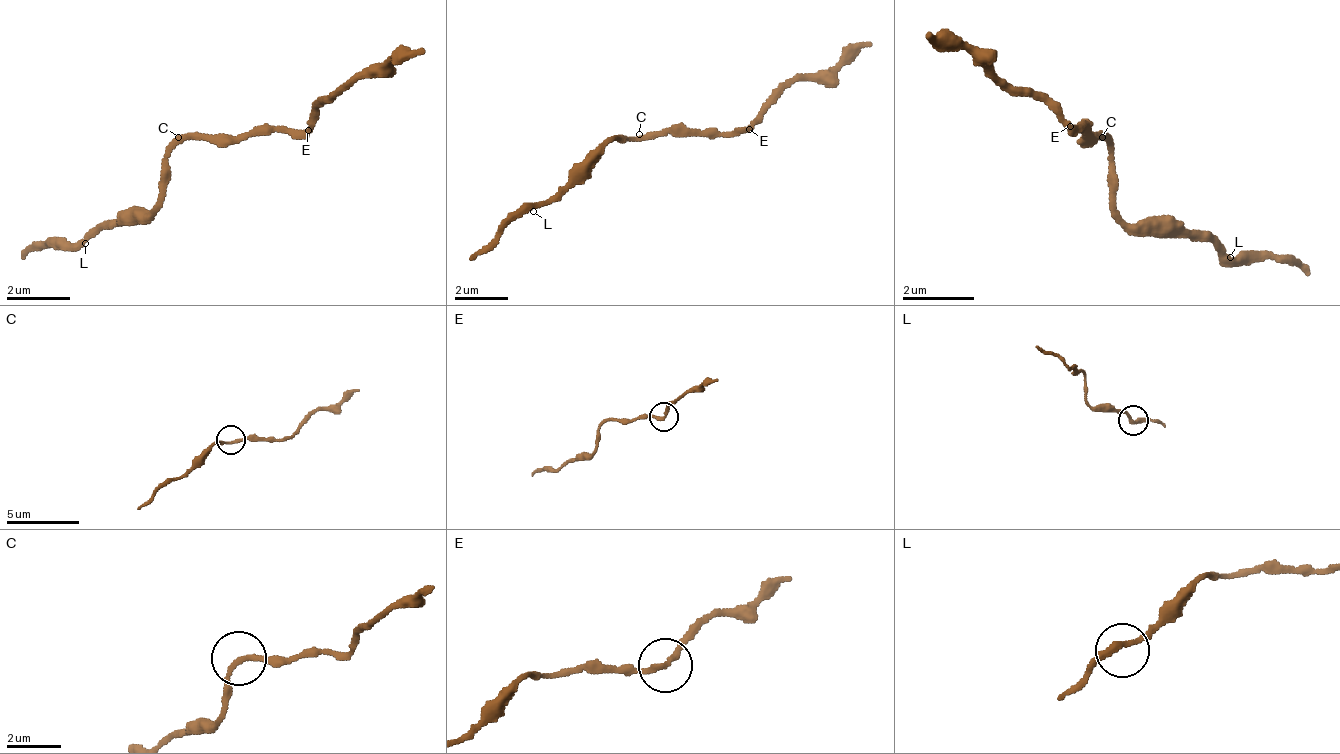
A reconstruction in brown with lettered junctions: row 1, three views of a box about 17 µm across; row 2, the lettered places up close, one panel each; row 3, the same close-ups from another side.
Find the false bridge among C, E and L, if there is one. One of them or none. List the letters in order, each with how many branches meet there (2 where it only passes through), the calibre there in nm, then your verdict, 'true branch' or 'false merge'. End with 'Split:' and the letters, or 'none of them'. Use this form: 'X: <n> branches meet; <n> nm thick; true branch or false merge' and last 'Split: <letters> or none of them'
C: 2 branches meet; 180 nm thick; true branch
E: 2 branches meet; 200 nm thick; true branch
L: 2 branches meet; 240 nm thick; true branch
Split: none of them

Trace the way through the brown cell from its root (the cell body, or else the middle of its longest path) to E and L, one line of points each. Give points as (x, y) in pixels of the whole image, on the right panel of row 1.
E: (1099, 136), (1084, 134), (1082, 124), (1067, 123)
L: (1099, 136), (1111, 146), (1116, 210), (1126, 219), (1168, 220), (1178, 229), (1199, 229), (1230, 257)

